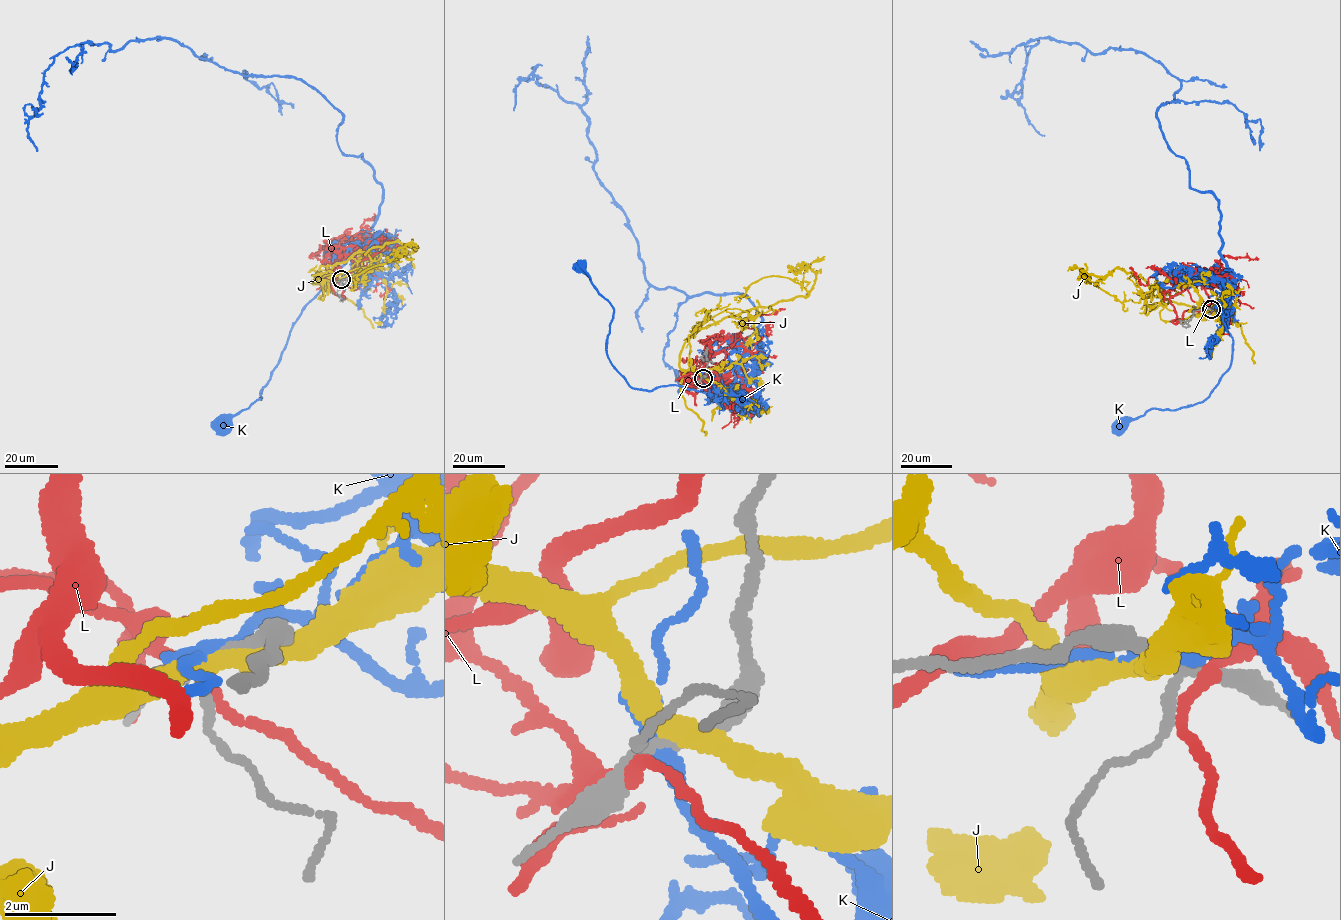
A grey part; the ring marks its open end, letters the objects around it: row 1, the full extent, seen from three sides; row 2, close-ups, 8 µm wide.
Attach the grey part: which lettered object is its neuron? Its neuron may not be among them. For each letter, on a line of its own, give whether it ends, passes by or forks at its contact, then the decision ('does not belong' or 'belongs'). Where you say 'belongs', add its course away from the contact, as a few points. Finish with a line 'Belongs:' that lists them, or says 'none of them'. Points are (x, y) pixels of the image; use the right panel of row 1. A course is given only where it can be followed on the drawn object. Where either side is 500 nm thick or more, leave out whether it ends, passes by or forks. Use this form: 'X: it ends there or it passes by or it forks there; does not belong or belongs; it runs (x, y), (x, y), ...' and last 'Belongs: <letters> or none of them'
J: it passes by; belongs; it runs (1211, 309), (1164, 320), (1160, 290), (1133, 273), (1117, 268), (1096, 285), (1122, 302), (1124, 292)
K: it passes by; does not belong
L: it passes by; does not belong
Belongs: J

